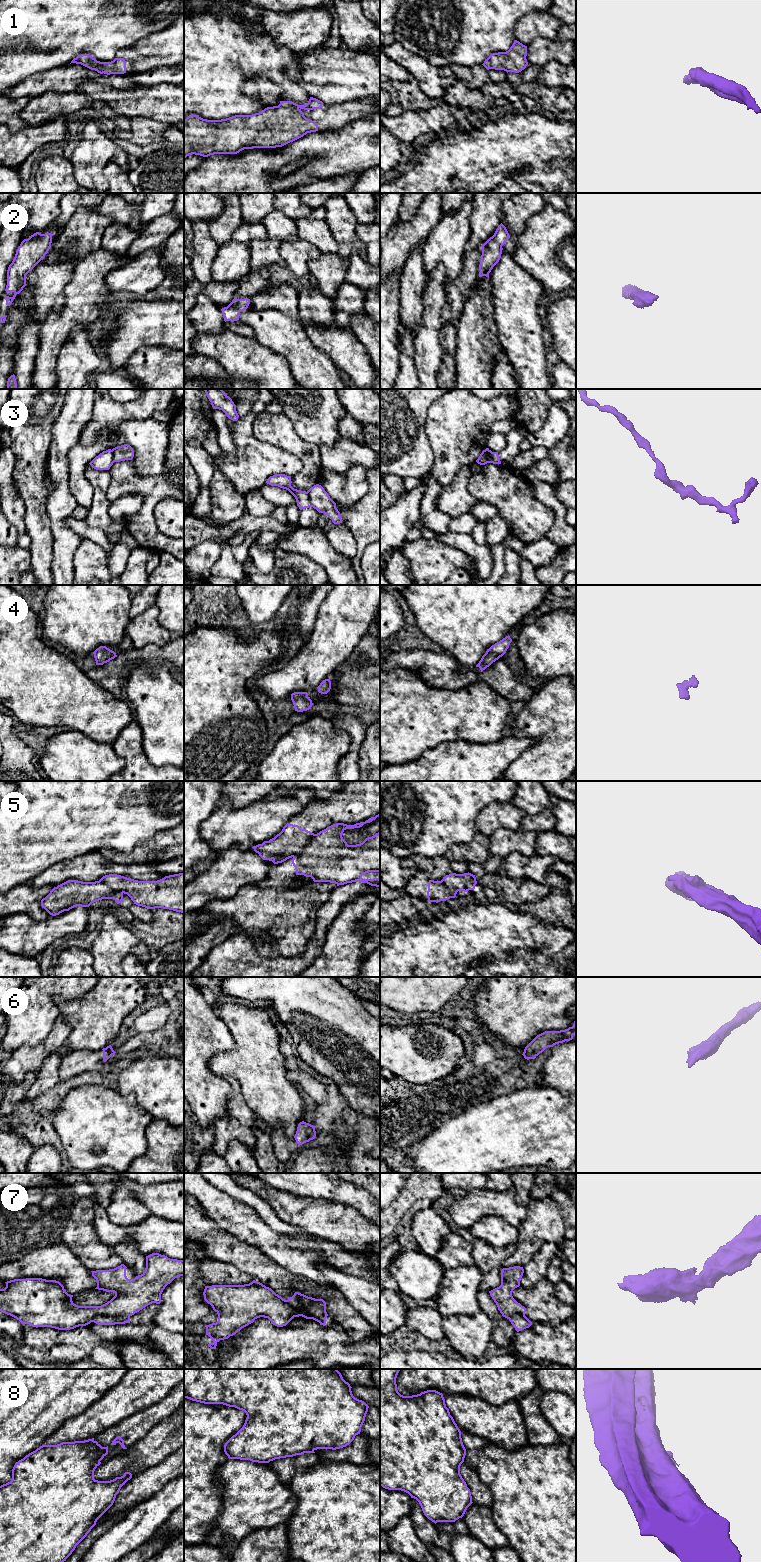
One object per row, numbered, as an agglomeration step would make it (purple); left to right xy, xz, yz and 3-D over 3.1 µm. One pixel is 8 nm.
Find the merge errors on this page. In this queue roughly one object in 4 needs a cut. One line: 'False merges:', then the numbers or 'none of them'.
False merges: 3, 5, 7, 8

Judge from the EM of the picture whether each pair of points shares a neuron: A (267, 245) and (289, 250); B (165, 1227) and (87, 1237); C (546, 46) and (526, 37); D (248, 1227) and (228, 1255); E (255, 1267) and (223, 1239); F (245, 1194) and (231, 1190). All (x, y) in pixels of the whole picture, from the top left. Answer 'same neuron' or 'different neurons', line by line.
A: different neurons
B: different neurons
C: different neurons
D: different neurons
E: same neuron
F: same neuron

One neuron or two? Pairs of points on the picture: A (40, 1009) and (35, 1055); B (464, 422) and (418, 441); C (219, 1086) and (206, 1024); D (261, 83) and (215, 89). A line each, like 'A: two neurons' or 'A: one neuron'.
A: two neurons
B: two neurons
C: one neuron
D: two neurons

